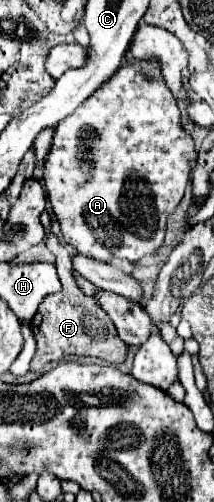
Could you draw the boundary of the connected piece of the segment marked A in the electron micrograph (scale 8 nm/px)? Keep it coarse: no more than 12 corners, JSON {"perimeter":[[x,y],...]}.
{"perimeter":[[156,64],[56,126],[44,188],[78,254],[156,252],[198,152]]}

